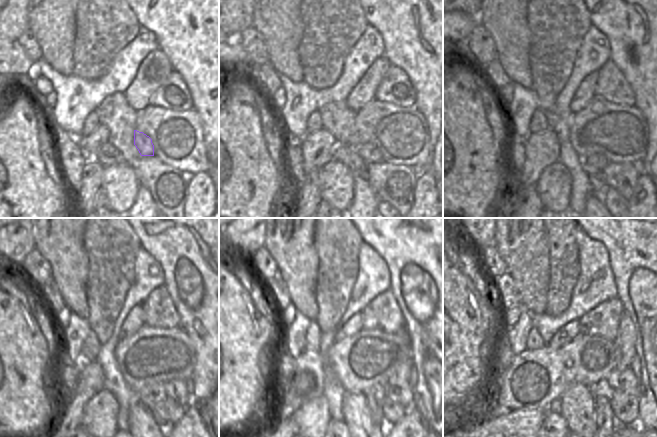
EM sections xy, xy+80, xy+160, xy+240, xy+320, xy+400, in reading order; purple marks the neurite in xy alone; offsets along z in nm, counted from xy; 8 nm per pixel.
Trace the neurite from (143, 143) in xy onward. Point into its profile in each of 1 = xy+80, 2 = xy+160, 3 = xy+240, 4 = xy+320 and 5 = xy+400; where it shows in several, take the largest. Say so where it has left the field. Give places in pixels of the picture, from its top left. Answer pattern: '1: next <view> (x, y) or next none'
1: next xy+80 (369, 153)
2: next xy+160 (595, 163)
3: next xy+240 (153, 390)
4: next xy+320 (375, 395)
5: next xy+400 (605, 421)

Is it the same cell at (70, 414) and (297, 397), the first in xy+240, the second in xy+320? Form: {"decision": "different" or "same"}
{"decision": "different"}

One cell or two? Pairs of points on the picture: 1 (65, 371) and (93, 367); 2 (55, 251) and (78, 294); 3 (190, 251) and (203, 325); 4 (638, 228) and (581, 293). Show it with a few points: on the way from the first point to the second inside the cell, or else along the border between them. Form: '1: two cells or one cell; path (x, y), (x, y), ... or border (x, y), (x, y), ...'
1: two cells; border (83, 361), (78, 373), (78, 384), (73, 392)
2: one cell; path (66, 262), (69, 265), (71, 283)
3: one cell; path (206, 269), (206, 307)
4: two cells; border (598, 240), (607, 251), (609, 266), (615, 284)

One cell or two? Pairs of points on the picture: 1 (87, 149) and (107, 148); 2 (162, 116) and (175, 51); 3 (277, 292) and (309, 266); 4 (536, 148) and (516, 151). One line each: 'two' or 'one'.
1: two
2: two
3: two
4: two

